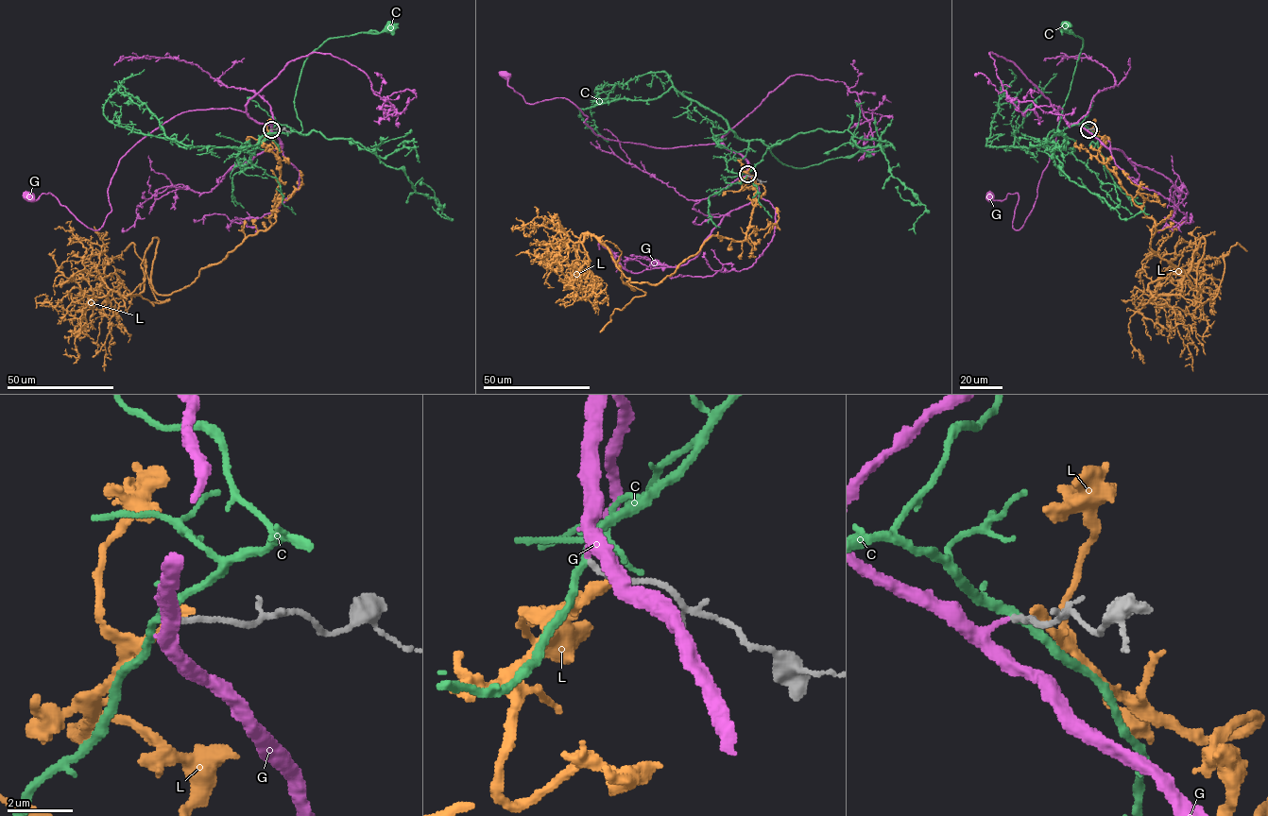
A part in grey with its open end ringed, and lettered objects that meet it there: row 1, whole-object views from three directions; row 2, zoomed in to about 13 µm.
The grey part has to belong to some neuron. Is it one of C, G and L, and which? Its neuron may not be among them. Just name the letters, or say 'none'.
G

